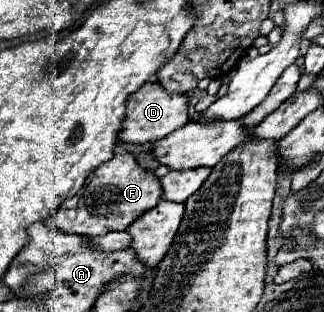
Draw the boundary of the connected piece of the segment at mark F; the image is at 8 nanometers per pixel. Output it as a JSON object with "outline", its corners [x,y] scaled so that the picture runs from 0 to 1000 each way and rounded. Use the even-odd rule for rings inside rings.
{"outline":[[[361,490],[343,516],[306,529],[269,567],[250,619],[201,638],[182,657],[182,670],[145,702],[145,721],[201,747],[306,760],[336,740],[392,734],[423,696],[472,670],[497,644],[497,631],[503,619],[491,567],[472,548],[435,535],[410,490]]]}

